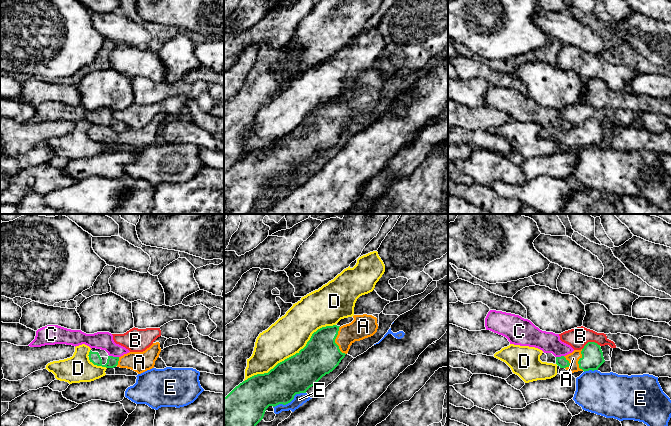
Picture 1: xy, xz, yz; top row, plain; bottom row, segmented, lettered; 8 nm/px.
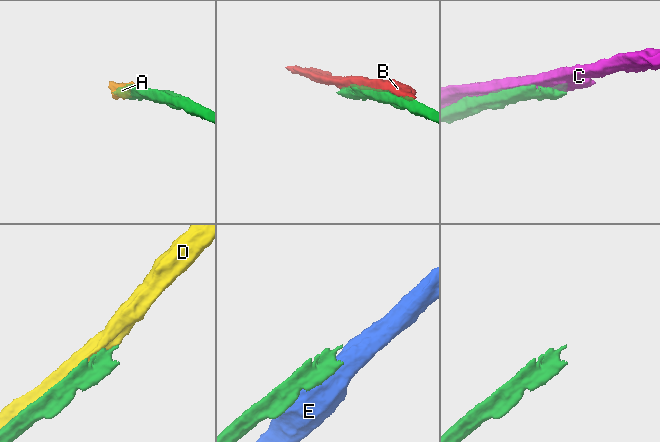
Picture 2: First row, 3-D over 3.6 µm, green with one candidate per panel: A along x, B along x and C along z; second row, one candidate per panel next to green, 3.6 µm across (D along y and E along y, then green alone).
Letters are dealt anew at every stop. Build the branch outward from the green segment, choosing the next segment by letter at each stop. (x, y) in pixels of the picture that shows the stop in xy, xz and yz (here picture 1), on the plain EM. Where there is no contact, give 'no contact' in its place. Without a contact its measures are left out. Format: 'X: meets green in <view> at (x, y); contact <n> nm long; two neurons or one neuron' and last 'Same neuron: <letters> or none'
A: meets green in xz at (334, 117); contact 240 nm long; one neuron
B: meets green in yz at (590, 118); contact 160 nm long; two neurons
C: meets green in xy at (114, 133); contact 80 nm long; two neurons
D: meets green in xz at (291, 132); contact 850 nm long; two neurons
E: meets green in xz at (289, 178); contact 300 nm long; two neurons
Same neuron: A

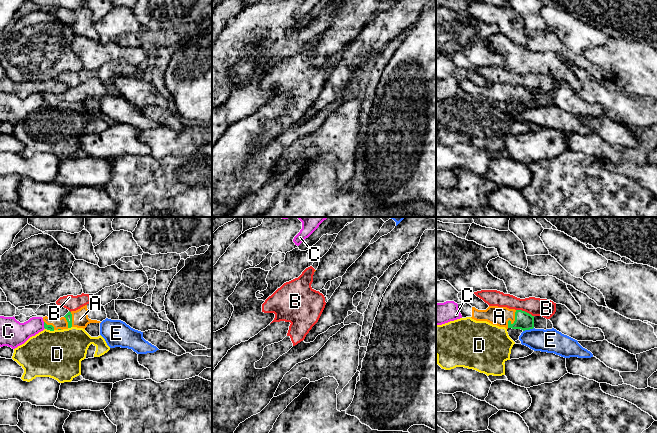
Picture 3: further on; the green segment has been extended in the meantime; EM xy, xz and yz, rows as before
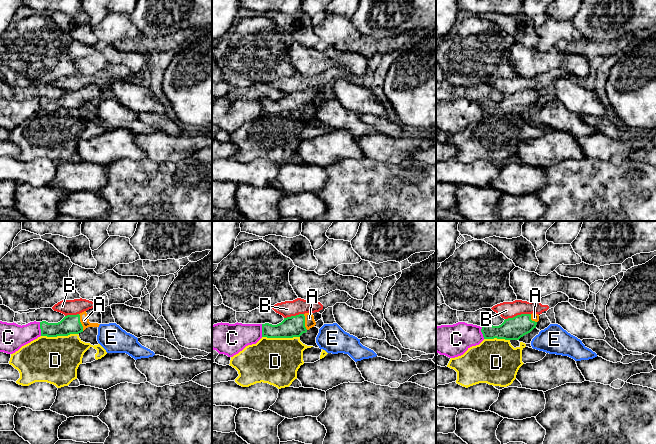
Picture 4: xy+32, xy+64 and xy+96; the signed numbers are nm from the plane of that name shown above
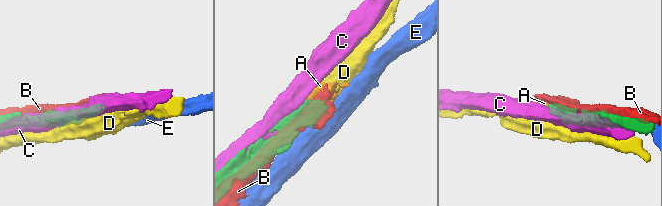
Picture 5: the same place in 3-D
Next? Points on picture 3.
A: meets green in yz at (514, 98); contact 160 nm long; one neuron
B: meets green in yz at (524, 87); contact 160 nm long; two neurons
C: meets green in xy at (44, 101); contact 60 nm long; two neurons
D: meets green in xy at (69, 103); contact 40 nm long; two neurons
E: meets green in yz at (528, 105); contact 90 nm long; two neurons
Same neuron: A

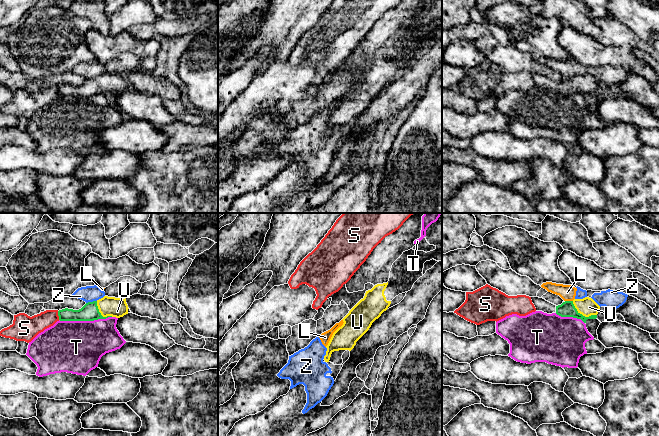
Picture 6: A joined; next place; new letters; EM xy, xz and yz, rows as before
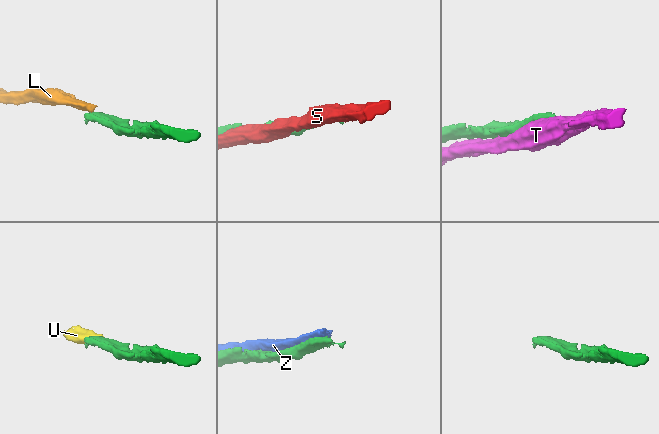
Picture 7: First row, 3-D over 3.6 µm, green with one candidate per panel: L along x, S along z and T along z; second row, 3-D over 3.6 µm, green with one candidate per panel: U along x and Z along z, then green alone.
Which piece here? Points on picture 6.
L: meets green in yz at (569, 77); contact 60 nm long; two neurons
S: meets green in xy at (58, 91); contact 70 nm long; two neurons
T: meets green in xy at (85, 96); contact 420 nm long; two neurons
U: meets green in yz at (581, 90); contact 240 nm long; one neuron
Z: meets green in xy at (91, 78); contact 90 nm long; two neurons
Same neuron: U

